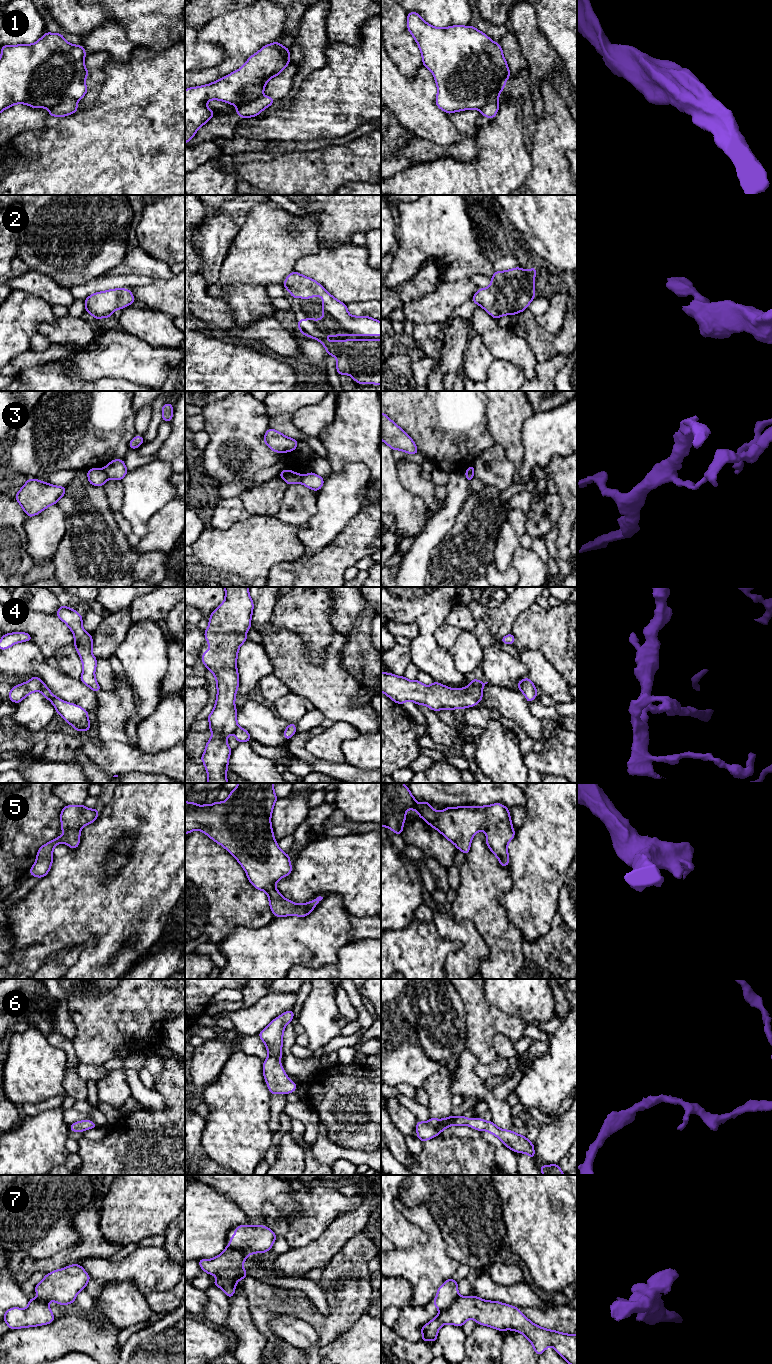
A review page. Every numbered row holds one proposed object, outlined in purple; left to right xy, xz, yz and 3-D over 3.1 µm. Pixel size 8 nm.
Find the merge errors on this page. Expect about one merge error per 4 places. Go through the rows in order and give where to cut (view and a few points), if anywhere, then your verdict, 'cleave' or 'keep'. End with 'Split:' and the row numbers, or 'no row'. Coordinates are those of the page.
1: cut xy (76, 100), (63, 98), (49, 109); cleave
2: cut none; keep
3: cut xy (102, 469), (108, 478); cleave
4: cut xy (42, 681), (38, 690); cleave
5: cut none; keep
6: cut none; keep
7: cut xz (229, 1245), (239, 1248), (248, 1254); cleave
Split: 1, 3, 4, 7

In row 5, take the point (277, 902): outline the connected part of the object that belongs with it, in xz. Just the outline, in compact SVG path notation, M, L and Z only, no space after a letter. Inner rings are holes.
M238 783L224 802L197 805L185 801L185 834L200 830L231 853L246 872L249 882L265 891L275 917L309 915L323 899L319 896L308 903L296 904L285 899L276 889L276 882L292 872L290 856L284 853L274 838L271 815L277 801L274 783Z

